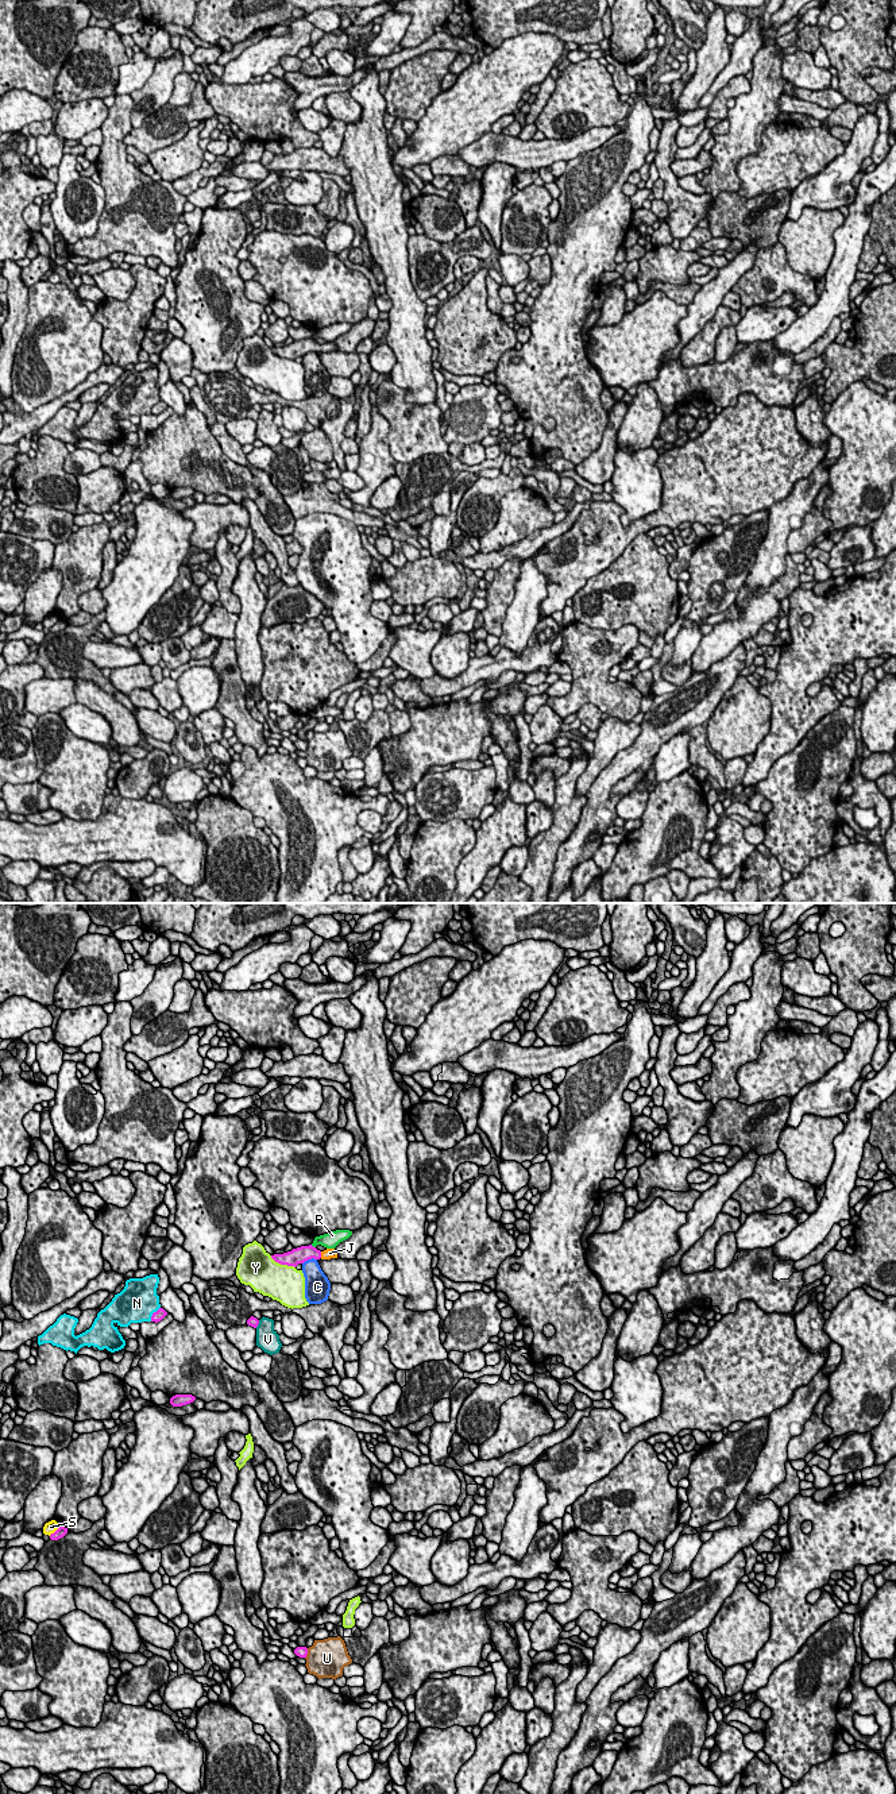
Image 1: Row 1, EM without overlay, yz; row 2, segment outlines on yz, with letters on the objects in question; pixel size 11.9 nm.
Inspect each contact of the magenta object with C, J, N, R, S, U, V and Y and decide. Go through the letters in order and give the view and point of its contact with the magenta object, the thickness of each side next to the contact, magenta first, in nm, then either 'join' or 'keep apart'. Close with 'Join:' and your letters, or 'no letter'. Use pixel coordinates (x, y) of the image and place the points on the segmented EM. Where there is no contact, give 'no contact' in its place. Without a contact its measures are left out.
C: yz (309, 1258) | 190/260 nm | keep apart
J: yz (320, 1254) | 190/130 nm | join
N: yz (153, 1314) | 130/460 nm | keep apart
R: yz (312, 1246) | 190/190 nm | keep apart
S: yz (56, 1531) | 120/140 nm | keep apart
U: yz (306, 1654) | 130/460 nm | keep apart
V: yz (258, 1323) | 120/280 nm | keep apart
Y: yz (282, 1264) | 190/440 nm | keep apart
Join: J

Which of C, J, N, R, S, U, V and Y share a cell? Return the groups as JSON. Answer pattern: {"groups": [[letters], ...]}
{"groups": [["C"], ["J"], ["N"], ["R"], ["S"], ["U", "V"], ["Y"]]}

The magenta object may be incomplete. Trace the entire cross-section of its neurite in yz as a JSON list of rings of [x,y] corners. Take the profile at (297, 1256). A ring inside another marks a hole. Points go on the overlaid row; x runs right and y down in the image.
[[[312,1245],[309,1246],[301,1246],[297,1249],[293,1249],[291,1251],[283,1253],[283,1254],[274,1254],[271,1258],[281,1263],[287,1266],[297,1266],[298,1263],[304,1263],[308,1259],[331,1259],[337,1258],[337,1253],[335,1249],[327,1249],[324,1251],[317,1250]]]

